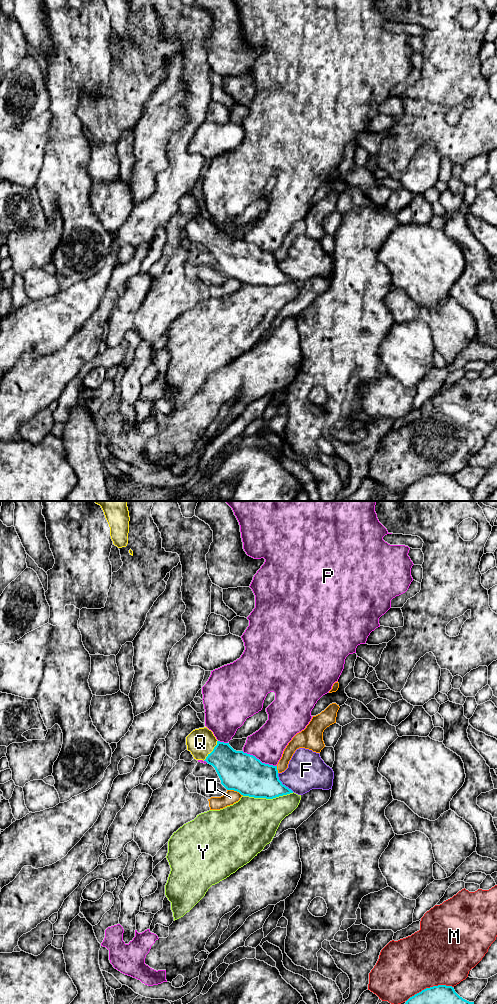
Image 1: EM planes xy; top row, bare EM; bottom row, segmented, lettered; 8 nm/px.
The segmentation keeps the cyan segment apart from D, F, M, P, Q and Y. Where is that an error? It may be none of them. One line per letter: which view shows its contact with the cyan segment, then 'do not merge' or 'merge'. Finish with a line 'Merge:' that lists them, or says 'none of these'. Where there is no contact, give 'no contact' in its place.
D: contact in xy; do not merge
F: contact in xy; do not merge
M: contact in xy; do not merge
P: contact in xy; do not merge
Q: contact in xy; merge
Y: contact in xy; do not merge
Merge: Q

